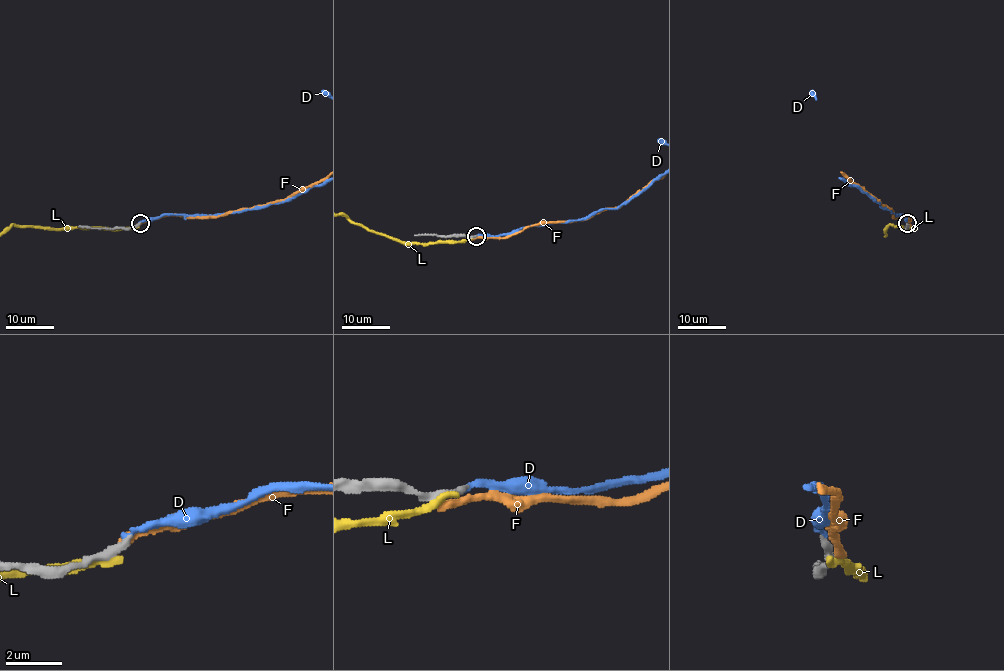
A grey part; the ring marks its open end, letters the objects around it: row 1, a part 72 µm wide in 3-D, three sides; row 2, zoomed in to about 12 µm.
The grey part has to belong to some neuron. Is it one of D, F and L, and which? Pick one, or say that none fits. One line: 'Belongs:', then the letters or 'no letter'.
Belongs: no letter

